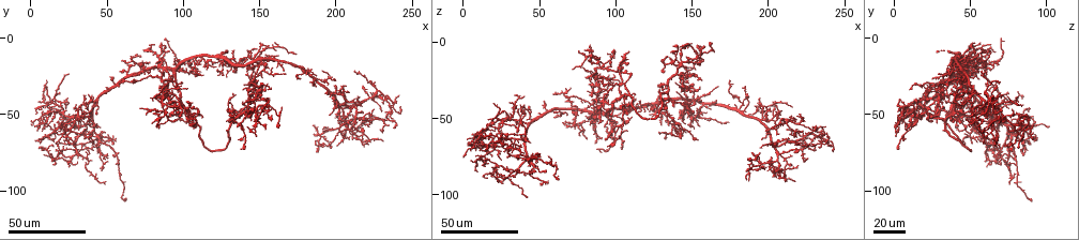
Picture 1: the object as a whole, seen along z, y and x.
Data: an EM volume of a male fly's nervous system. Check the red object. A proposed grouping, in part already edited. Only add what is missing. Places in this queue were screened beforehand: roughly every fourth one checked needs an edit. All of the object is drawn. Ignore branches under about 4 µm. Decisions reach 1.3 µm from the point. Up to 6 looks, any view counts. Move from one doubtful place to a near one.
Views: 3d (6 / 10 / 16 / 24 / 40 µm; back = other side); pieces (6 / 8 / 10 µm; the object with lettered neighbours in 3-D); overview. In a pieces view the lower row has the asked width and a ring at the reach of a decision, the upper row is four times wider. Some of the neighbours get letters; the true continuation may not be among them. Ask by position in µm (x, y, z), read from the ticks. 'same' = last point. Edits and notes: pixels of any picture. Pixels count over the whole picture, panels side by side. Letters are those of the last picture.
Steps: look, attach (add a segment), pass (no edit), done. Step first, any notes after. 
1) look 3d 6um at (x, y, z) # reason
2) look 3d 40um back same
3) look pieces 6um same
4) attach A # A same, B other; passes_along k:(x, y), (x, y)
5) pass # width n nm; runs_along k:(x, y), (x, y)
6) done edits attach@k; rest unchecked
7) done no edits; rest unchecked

look 3d 24um at (130, 10, 28) # free end

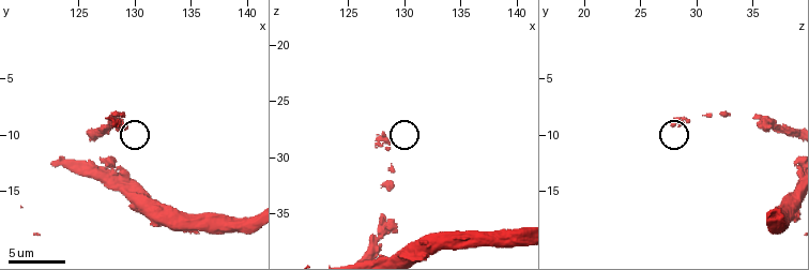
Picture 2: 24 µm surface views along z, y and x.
look pieces 6um at (128.2, 9.2, 27.8)

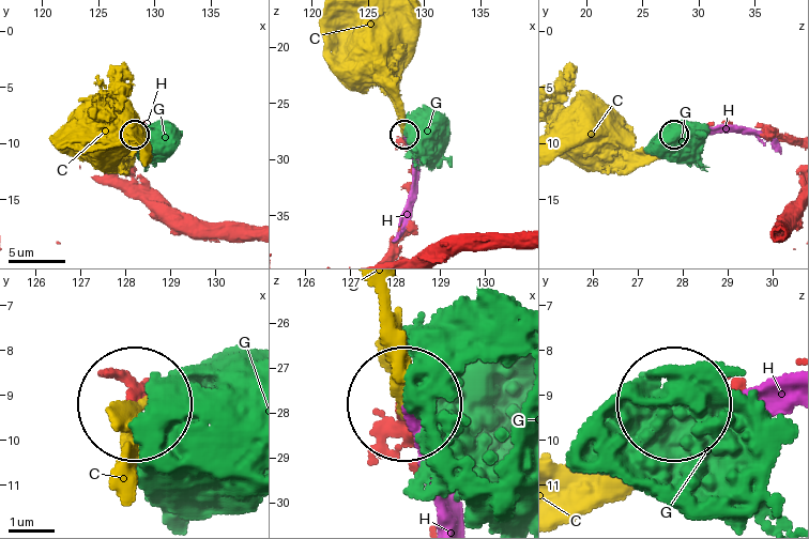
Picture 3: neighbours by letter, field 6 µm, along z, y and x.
attach C # C same, G other, H other; it goes on there

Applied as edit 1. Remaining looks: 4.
look overview

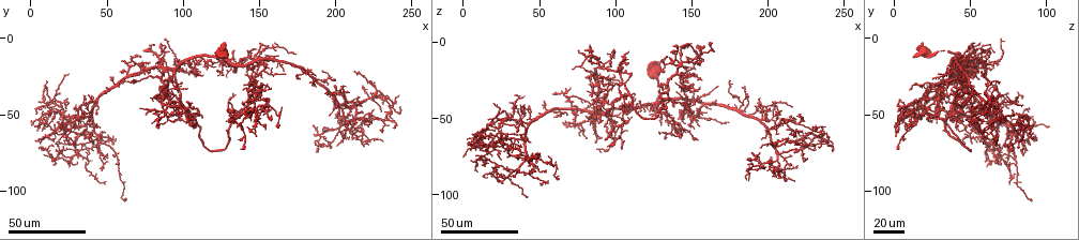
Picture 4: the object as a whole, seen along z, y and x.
look 3d 40um at (6, 42, 76) # thin end

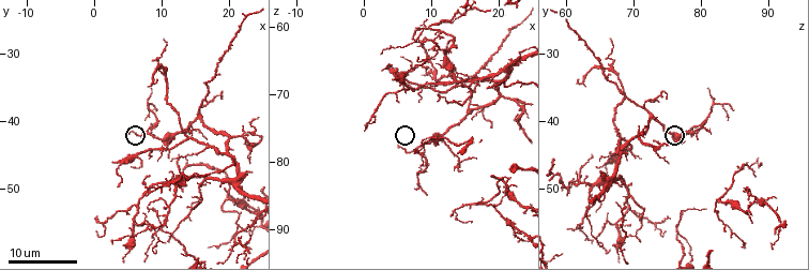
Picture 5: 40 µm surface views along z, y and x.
look 3d 10um at (5.0, 41.5, 77.5)

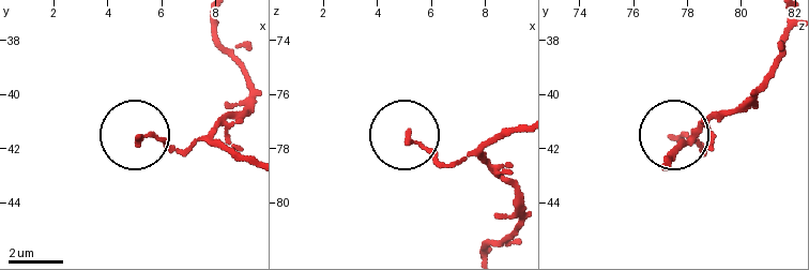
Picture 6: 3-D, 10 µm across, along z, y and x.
look pieces 10um at (5.1, 41.6, 77.5) # what lies round it

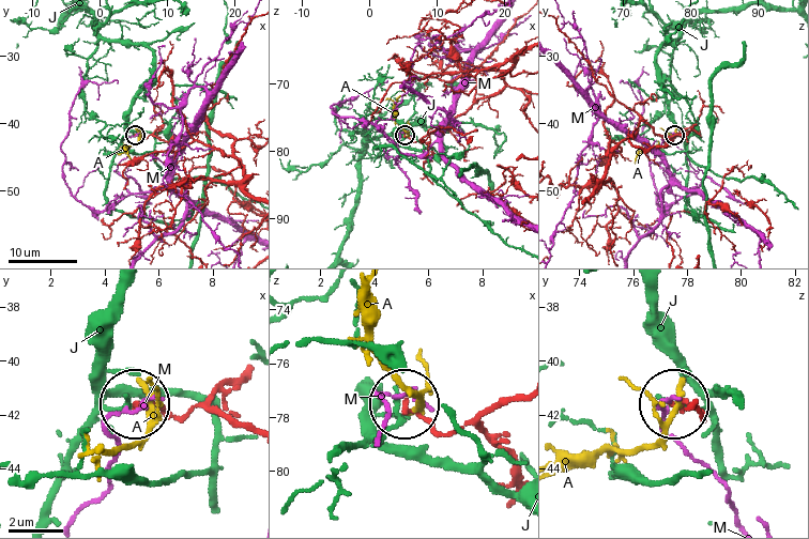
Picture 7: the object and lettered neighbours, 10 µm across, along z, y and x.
pass # width 180 nm; A other, J other, M other; none of them fits

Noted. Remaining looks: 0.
done edits attach@3; rest unchecked

